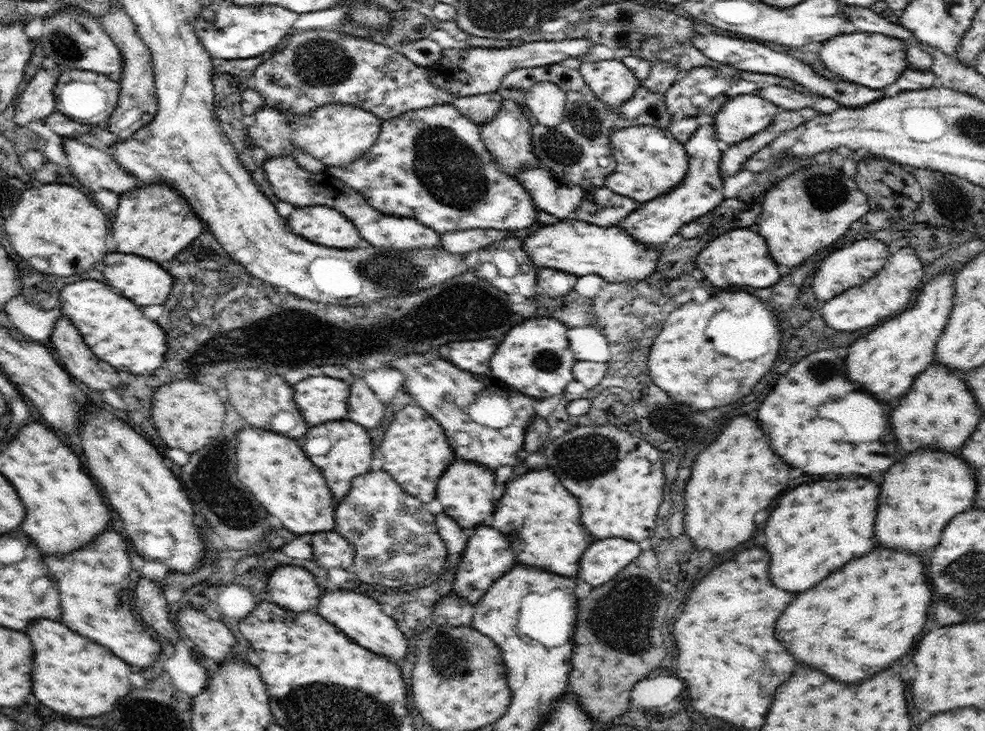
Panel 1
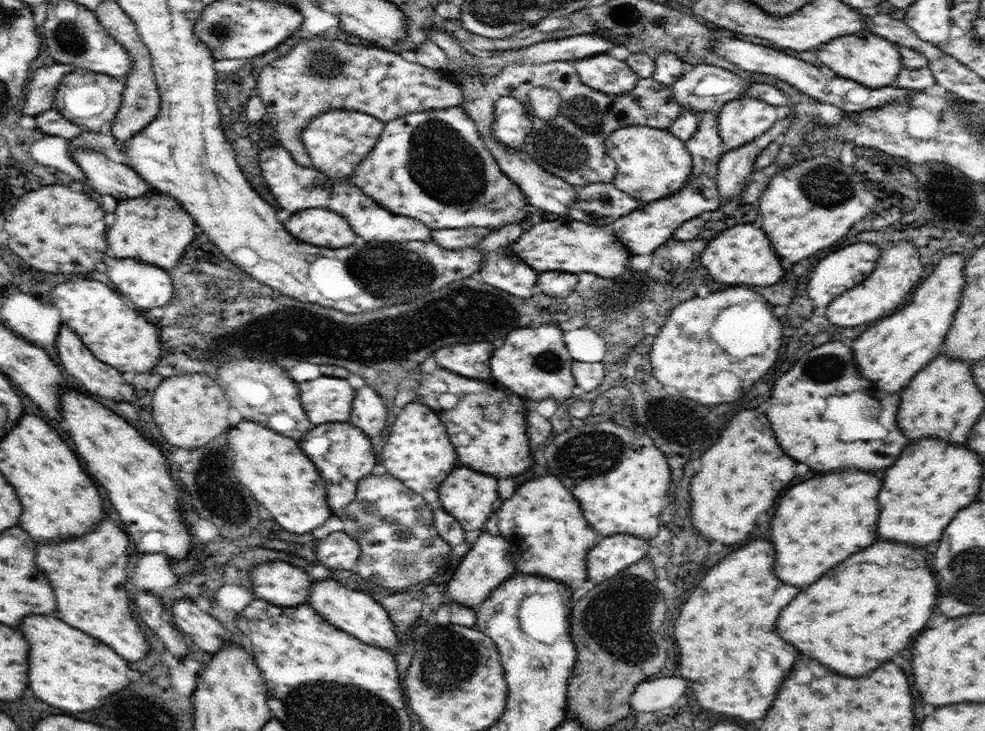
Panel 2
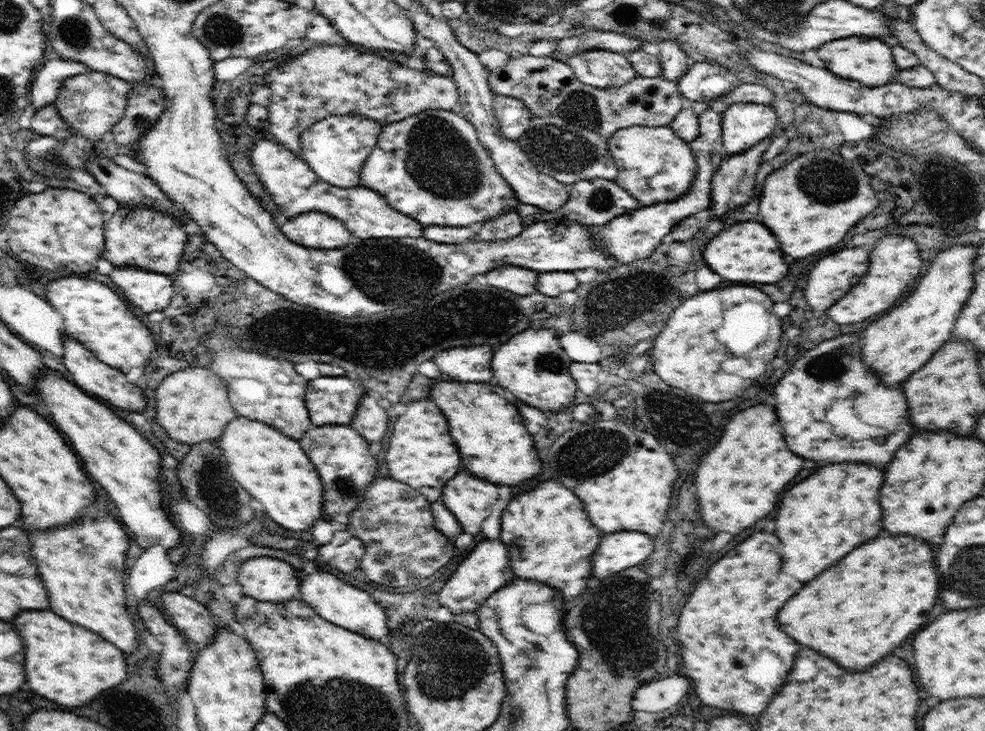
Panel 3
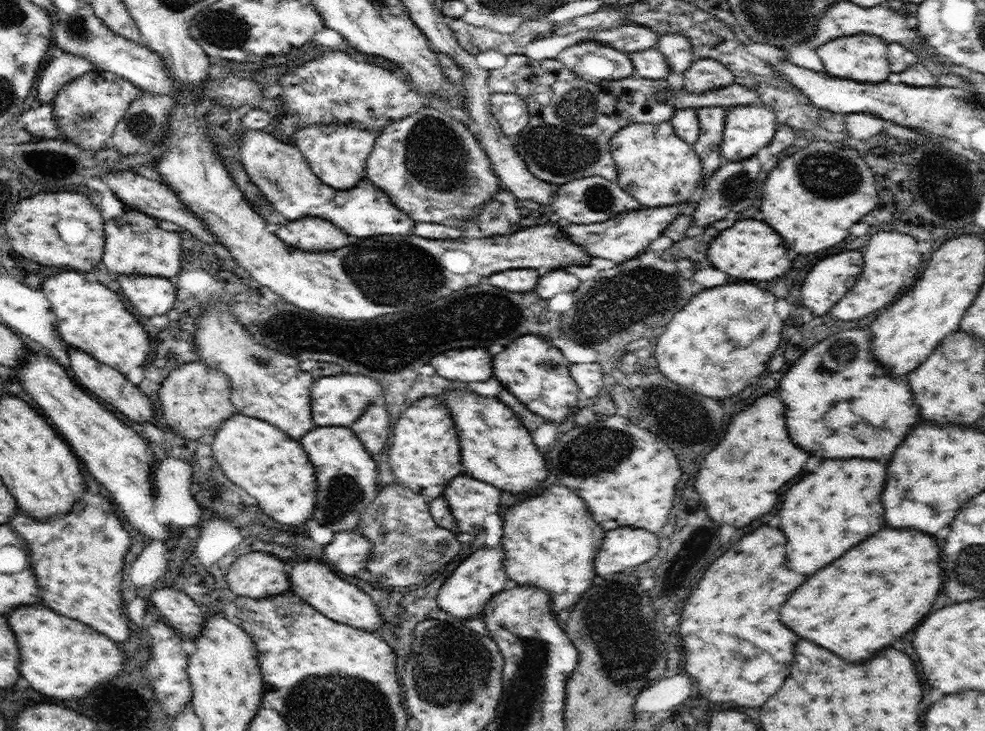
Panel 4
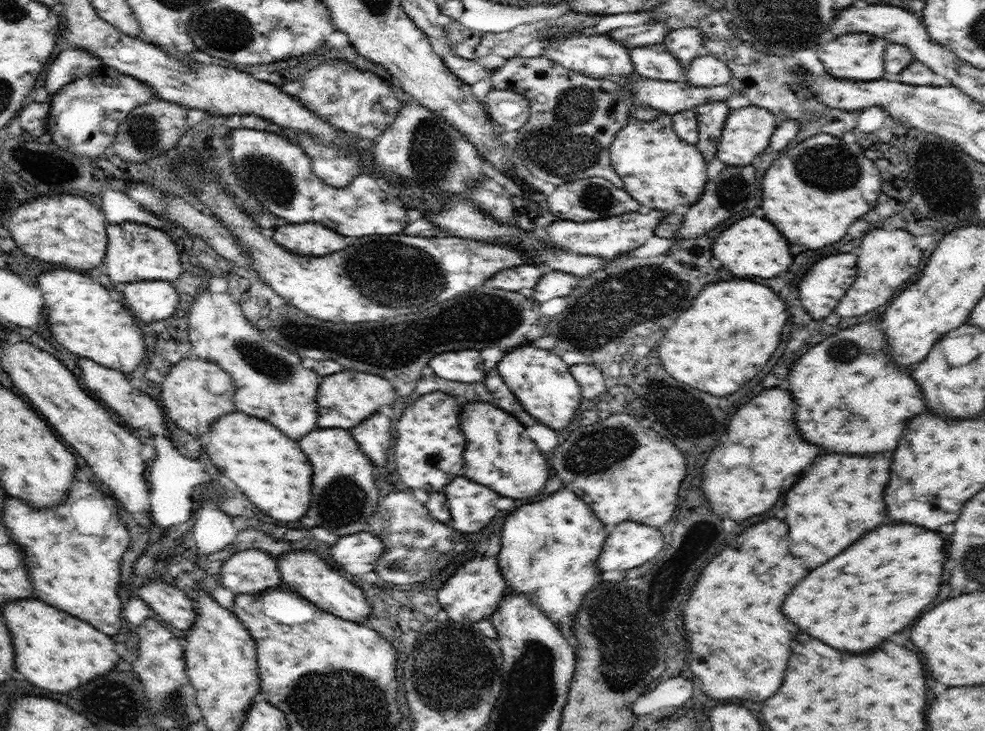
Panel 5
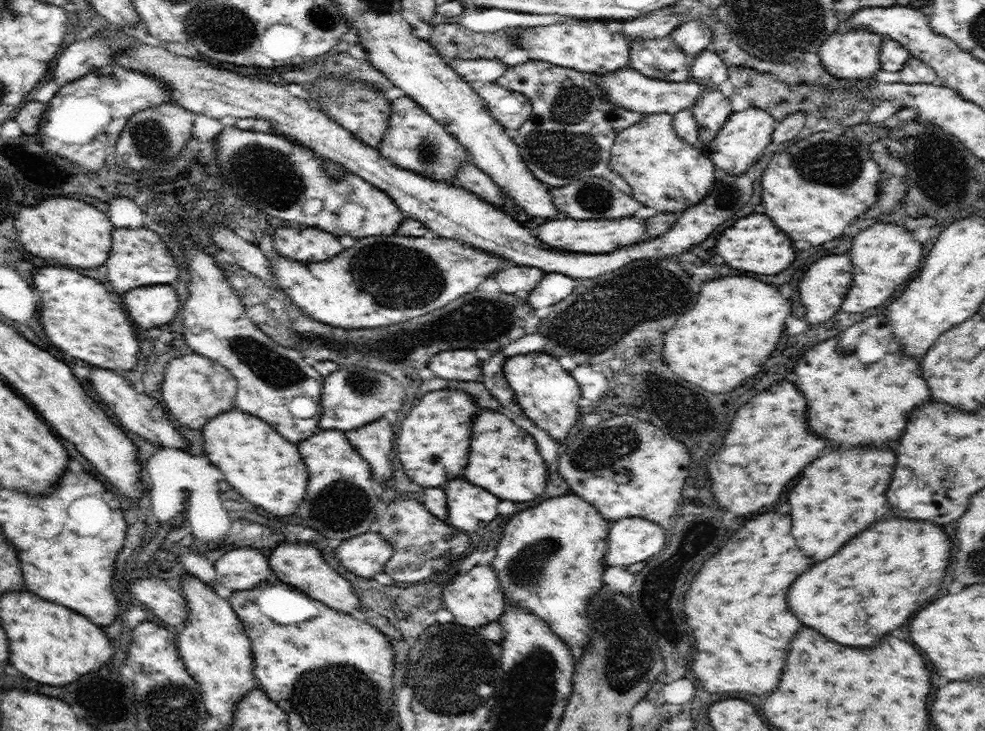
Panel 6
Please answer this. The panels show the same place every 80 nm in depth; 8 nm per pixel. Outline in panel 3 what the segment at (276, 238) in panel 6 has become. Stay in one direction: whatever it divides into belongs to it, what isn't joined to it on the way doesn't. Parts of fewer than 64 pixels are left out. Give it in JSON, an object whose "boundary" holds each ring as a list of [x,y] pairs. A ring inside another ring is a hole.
{"boundary":[[[311,210],[292,218],[288,217],[288,221],[279,226],[279,229],[292,242],[306,248],[340,249],[340,246],[346,246],[349,243],[348,240],[352,236],[344,224],[341,223],[341,220],[316,210]]]}

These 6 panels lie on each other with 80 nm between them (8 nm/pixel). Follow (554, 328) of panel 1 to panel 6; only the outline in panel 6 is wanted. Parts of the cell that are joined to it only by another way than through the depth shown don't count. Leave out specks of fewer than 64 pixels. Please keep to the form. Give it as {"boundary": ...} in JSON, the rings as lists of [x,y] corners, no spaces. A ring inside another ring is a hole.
{"boundary":[[[529,352],[528,354],[516,356],[510,356],[505,360],[504,364],[504,376],[515,392],[516,400],[518,404],[523,408],[524,414],[536,424],[536,426],[548,433],[554,440],[557,440],[562,444],[568,436],[568,432],[572,432],[575,426],[580,423],[580,402],[581,388],[578,386],[576,380],[571,375],[570,371],[562,368],[559,360],[556,360],[554,356],[548,356],[548,354],[536,354],[536,352]]]}

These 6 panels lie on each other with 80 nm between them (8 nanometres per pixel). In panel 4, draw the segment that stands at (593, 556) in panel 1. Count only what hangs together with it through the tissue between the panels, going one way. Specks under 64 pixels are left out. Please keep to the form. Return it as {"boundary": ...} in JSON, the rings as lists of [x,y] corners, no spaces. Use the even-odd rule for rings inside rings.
{"boundary":[[[616,528],[608,531],[603,542],[595,558],[596,572],[602,577],[648,562],[658,552],[658,536],[644,528]]]}

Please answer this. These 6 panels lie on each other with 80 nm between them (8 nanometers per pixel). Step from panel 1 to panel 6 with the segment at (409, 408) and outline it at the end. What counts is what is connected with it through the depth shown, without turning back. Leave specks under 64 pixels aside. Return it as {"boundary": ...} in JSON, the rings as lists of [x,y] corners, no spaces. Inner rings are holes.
{"boundary":[[[436,390],[424,394],[420,404],[410,410],[398,432],[398,458],[404,472],[424,489],[446,486],[448,480],[460,478],[468,464],[468,448],[472,436],[472,420],[476,416],[476,400],[464,390]]]}

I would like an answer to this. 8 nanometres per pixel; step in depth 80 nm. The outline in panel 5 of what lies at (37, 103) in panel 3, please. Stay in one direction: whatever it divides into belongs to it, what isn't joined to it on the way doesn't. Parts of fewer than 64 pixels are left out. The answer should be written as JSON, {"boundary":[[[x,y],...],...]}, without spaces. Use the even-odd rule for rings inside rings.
{"boundary":[[[70,48],[58,54],[50,64],[45,85],[50,96],[56,94],[60,88],[70,84],[73,80],[86,76],[102,65],[100,59],[80,48]]]}

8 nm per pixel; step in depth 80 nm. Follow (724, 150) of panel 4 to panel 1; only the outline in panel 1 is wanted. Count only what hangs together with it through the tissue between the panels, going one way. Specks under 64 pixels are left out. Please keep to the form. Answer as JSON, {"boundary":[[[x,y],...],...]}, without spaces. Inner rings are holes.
{"boundary":[[[740,94],[714,115],[716,136],[729,146],[764,130],[776,116],[776,105],[757,94]]]}

